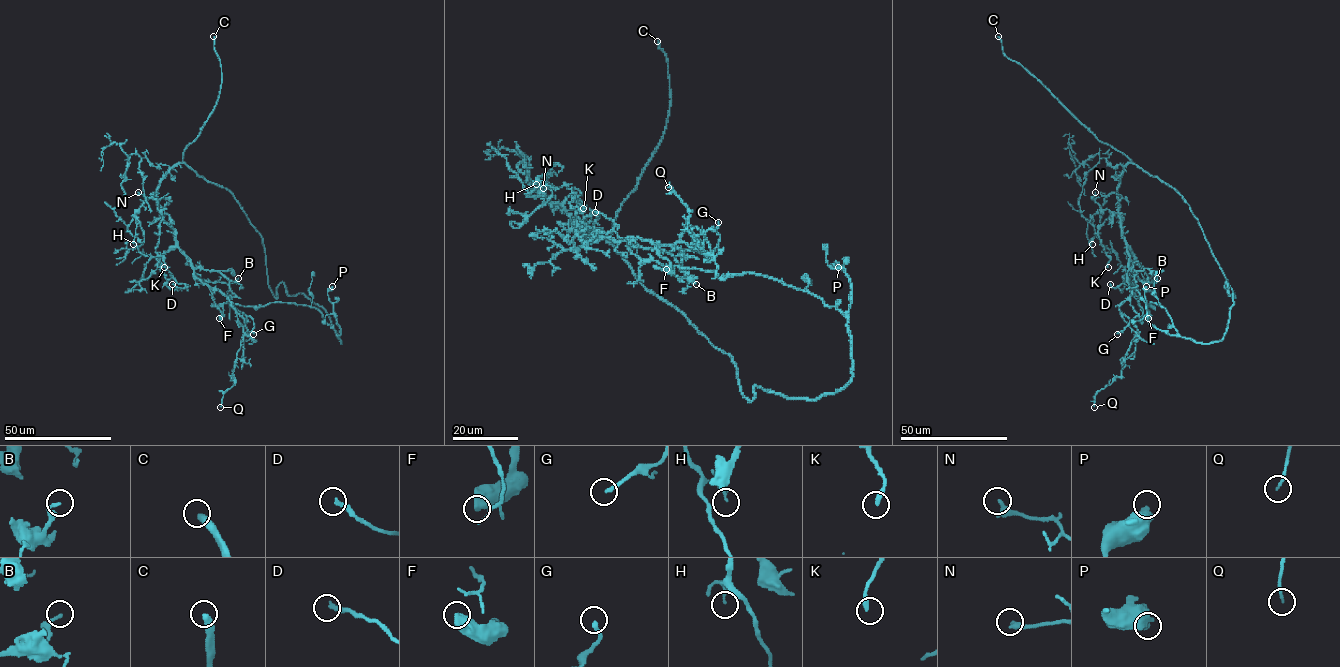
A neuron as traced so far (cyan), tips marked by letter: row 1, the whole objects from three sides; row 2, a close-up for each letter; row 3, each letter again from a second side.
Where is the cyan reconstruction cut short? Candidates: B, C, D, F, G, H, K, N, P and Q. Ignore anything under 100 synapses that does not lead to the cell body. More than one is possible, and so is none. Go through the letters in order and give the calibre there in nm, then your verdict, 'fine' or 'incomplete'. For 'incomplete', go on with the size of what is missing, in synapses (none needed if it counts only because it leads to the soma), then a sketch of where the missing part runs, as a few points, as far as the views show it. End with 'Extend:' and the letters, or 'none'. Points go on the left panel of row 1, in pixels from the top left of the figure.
B: calibre 140 nm; fine
C: calibre 360 nm; incomplete
D: calibre 240 nm; fine
F: calibre 650 nm; fine
G: calibre 200 nm; fine
H: calibre 110 nm; fine
K: calibre 240 nm; fine
N: calibre 280 nm; fine
P: calibre 480 nm; fine
Q: calibre 130 nm; fine
Extend: C

